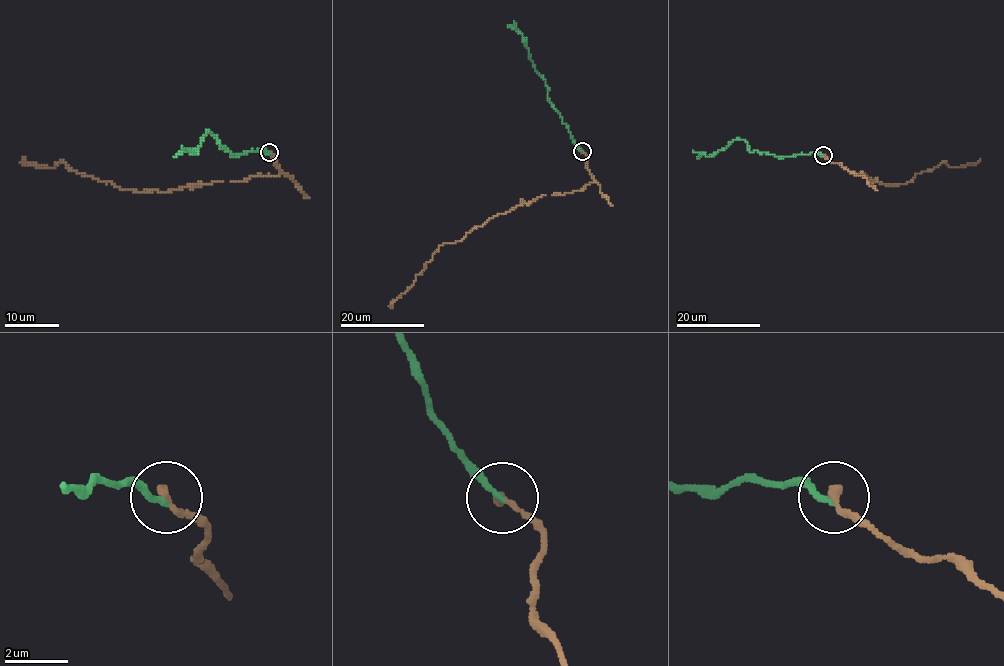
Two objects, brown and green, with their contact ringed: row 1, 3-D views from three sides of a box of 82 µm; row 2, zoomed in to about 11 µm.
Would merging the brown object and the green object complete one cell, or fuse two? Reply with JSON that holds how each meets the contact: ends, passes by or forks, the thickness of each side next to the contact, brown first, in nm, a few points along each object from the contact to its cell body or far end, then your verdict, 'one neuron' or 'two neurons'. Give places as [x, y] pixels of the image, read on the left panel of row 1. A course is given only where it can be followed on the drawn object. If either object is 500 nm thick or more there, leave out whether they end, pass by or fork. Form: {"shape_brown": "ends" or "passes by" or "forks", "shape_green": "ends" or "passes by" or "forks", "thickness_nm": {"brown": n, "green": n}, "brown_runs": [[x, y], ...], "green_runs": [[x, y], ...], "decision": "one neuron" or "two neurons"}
{"shape_brown": "ends", "shape_green": "ends", "thickness_nm": {"brown": 280, "green": 200}, "brown_runs": [[269, 152], [285, 174], [169, 191], [122, 190], [62, 161], [45, 167], [24, 163], [23, 157]], "green_runs": [[269, 152], [259, 149], [231, 155], [207, 132], [193, 153], [185, 149], [173, 157]], "decision": "one neuron"}

